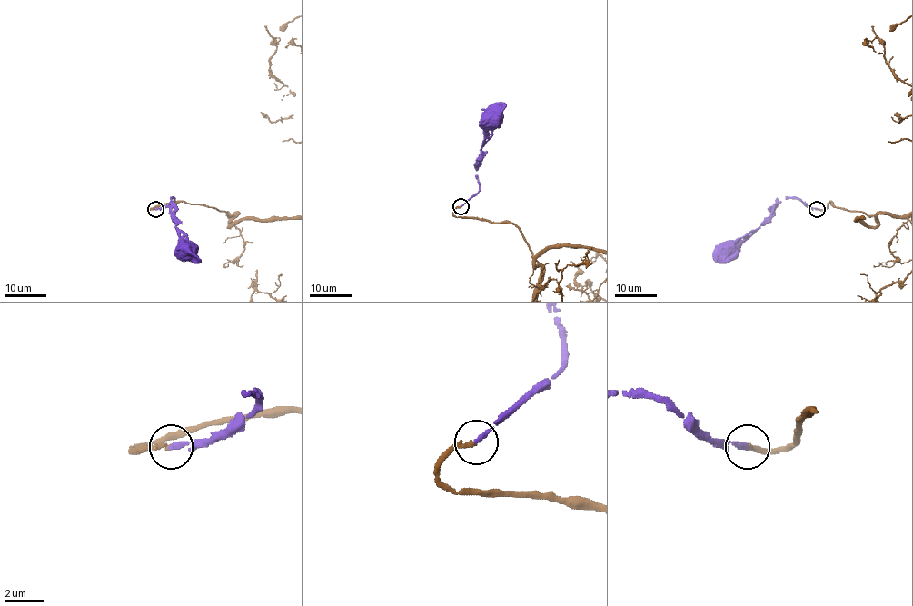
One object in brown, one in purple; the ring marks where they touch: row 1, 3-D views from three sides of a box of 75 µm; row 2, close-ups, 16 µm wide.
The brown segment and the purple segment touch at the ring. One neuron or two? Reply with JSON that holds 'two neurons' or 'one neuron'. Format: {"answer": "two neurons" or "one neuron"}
{"answer": "one neuron"}

